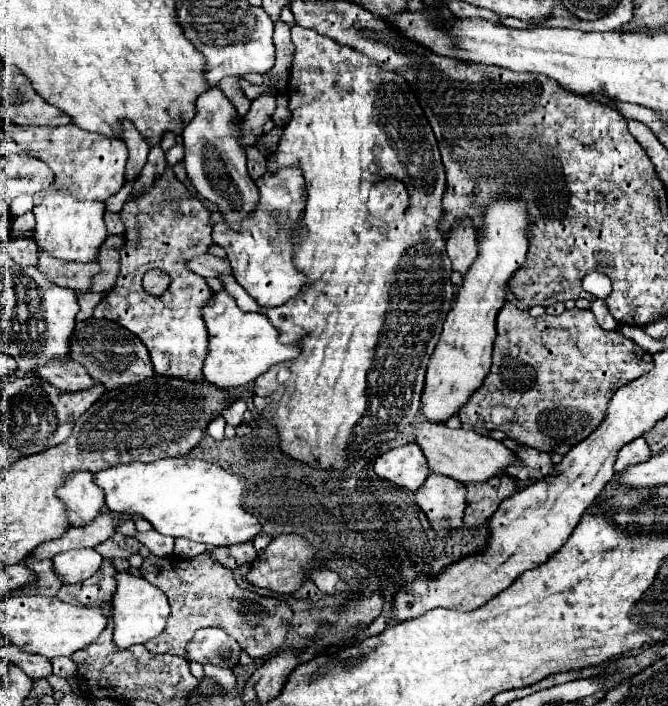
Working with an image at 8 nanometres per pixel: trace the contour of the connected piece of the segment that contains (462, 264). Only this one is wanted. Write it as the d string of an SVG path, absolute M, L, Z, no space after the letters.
M461 219L449 233L447 255L453 263L453 271L465 273L477 255L477 233L471 219Z

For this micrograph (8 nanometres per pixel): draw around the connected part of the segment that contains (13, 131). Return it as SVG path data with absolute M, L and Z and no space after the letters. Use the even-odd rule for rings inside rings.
M15 123L3 125L5 133L21 143L31 155L43 159L55 173L55 185L67 185L73 195L81 199L101 199L115 195L125 185L125 163L127 147L121 139L105 137L93 131L79 129L75 123L63 127L31 127L23 129Z

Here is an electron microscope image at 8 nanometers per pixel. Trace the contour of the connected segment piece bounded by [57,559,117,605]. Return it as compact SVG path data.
M105 559L103 565L97 569L97 573L77 585L63 585L61 591L57 593L59 599L69 601L75 599L83 605L93 605L93 603L101 603L101 601L109 601L115 593L117 581L115 581L115 565L111 559Z

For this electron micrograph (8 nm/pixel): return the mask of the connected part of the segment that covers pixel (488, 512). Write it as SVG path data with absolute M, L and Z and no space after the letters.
M501 475L495 479L489 479L485 483L467 483L467 507L465 507L465 525L479 525L485 519L489 519L495 509L501 505L503 499L513 495L517 491L515 481L511 487L511 477Z

